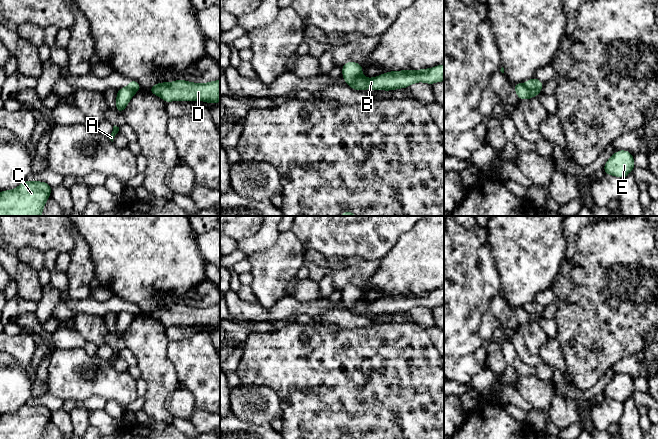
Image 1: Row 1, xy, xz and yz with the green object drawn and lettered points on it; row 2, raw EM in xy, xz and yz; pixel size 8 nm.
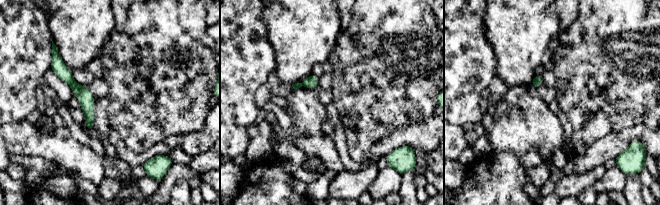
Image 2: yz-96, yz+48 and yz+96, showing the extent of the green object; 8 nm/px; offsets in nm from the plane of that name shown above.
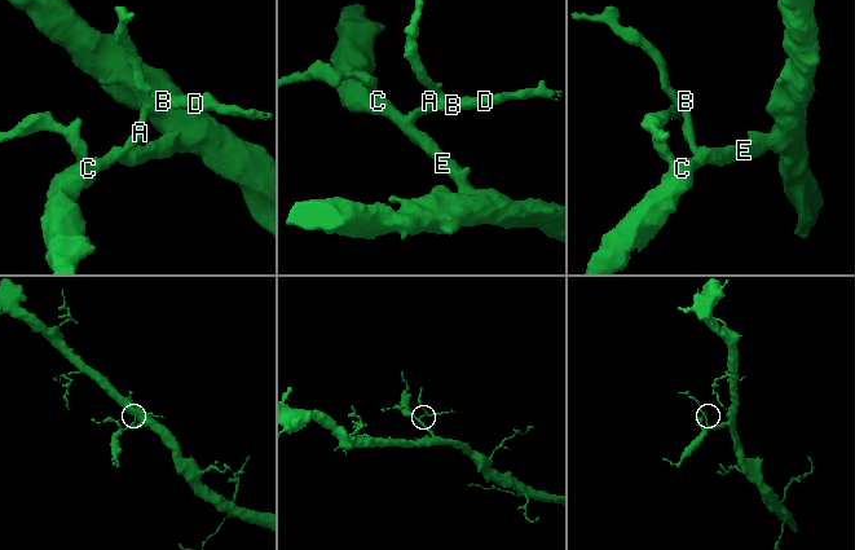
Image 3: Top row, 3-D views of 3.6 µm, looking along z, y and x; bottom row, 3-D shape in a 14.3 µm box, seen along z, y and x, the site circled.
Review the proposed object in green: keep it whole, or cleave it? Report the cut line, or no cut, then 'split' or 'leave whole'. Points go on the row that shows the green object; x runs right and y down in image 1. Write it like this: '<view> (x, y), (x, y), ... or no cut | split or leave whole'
yz (523, 84), (538, 93) | split

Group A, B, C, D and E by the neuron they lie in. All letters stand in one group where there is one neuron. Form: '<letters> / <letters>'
A C E / B D

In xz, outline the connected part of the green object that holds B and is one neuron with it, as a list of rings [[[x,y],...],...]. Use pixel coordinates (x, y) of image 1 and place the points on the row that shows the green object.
[[[444,64],[420,70],[389,71],[373,78],[360,75],[350,87],[356,91],[365,89],[391,91],[408,88],[417,82],[432,85],[441,81],[444,81]]]

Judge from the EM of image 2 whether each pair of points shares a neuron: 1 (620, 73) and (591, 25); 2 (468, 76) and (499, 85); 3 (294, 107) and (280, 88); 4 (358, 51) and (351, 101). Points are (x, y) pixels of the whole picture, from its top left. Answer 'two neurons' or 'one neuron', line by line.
1: one neuron
2: two neurons
3: two neurons
4: one neuron

